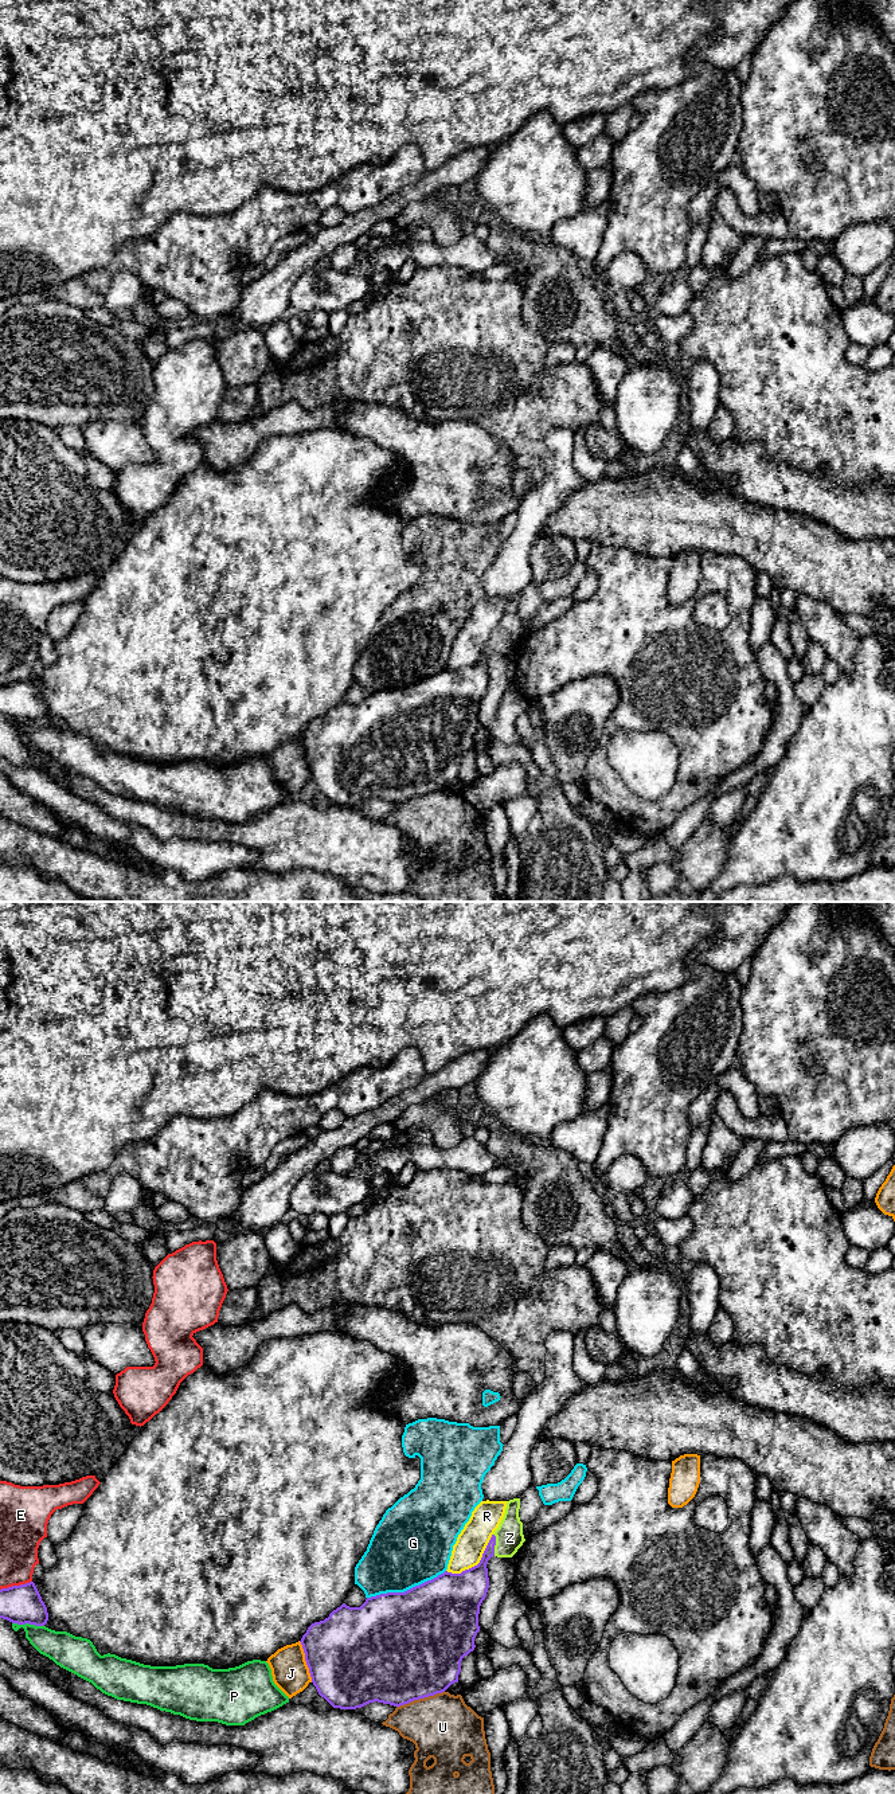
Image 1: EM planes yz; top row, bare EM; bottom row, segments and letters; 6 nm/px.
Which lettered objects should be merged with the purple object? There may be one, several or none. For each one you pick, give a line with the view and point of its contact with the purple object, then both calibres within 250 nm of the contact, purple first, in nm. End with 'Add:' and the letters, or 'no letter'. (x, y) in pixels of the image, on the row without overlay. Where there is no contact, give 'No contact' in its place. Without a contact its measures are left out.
Z: Touches purple at yz (495, 641). Thickness 160 nm (purple) against 170 nm
Add: Z

